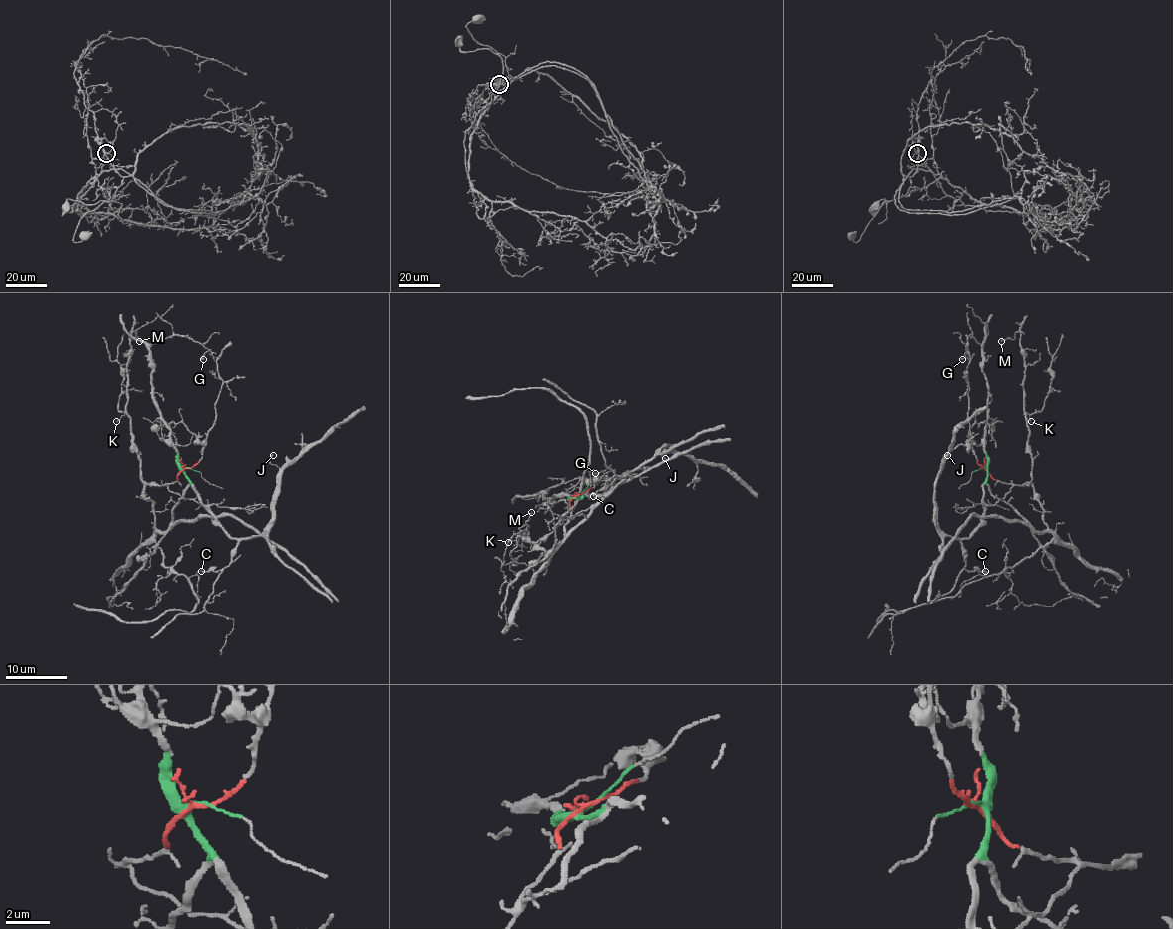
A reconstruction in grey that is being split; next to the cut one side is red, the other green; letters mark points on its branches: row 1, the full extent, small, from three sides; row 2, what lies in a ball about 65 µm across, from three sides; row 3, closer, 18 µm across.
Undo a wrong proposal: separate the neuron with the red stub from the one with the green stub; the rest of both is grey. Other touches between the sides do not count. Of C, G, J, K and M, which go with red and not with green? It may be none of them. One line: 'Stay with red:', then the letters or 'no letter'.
Stay with red: K, M

